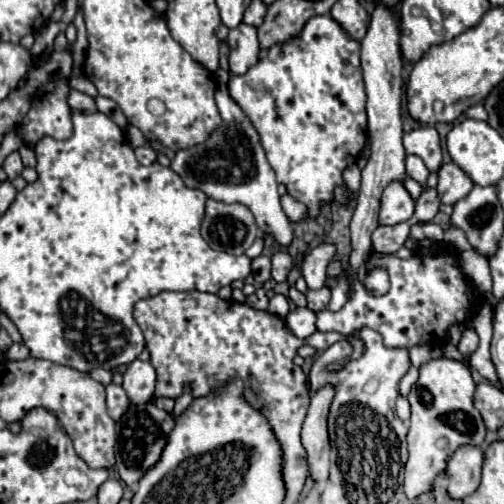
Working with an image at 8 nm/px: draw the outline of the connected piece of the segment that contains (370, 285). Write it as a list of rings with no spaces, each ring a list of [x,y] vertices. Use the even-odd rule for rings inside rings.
[[[384,269],[370,271],[364,279],[364,285],[372,295],[384,295],[388,291],[388,273],[384,273]]]

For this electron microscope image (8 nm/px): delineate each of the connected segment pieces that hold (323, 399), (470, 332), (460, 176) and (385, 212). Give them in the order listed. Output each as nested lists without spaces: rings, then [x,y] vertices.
[[[326,383],[310,397],[308,417],[302,429],[302,441],[308,451],[308,469],[316,483],[324,483],[328,479],[328,457],[330,457],[330,441],[326,431],[328,409],[334,399],[334,385]]]
[[[466,329],[466,331],[462,333],[460,343],[458,343],[458,351],[460,351],[462,355],[470,355],[470,353],[476,351],[476,347],[478,347],[478,335],[476,335],[476,331],[474,331],[474,329]]]
[[[446,163],[440,167],[438,185],[436,185],[440,203],[454,205],[460,199],[464,199],[472,191],[472,187],[474,187],[474,183],[456,163]]]
[[[392,181],[380,201],[380,225],[396,225],[414,215],[414,201],[400,181]]]

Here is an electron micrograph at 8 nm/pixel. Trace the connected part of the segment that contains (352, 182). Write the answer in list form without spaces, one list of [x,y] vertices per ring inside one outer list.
[[[350,165],[350,167],[344,171],[344,181],[346,181],[346,185],[350,187],[350,193],[356,195],[356,191],[358,191],[358,187],[360,187],[360,169],[358,169],[358,165]]]

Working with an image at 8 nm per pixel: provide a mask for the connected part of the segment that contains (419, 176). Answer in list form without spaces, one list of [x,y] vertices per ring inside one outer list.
[[[406,155],[404,163],[406,163],[406,173],[424,187],[426,179],[428,179],[428,169],[426,169],[424,161],[420,157],[416,157],[416,155]]]

